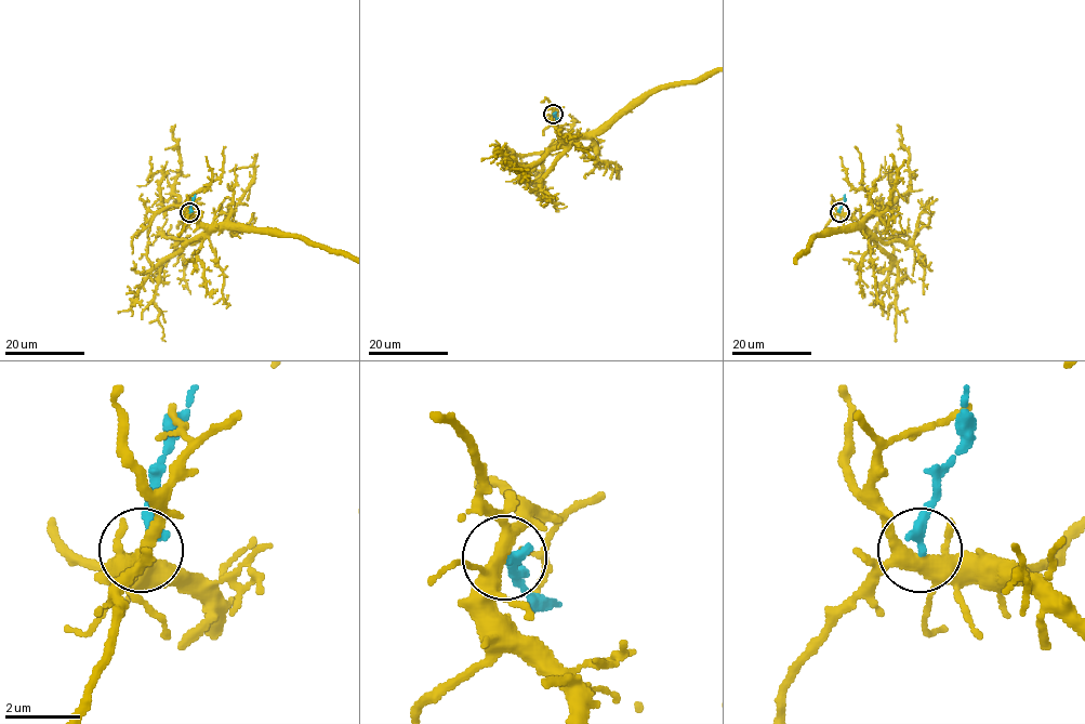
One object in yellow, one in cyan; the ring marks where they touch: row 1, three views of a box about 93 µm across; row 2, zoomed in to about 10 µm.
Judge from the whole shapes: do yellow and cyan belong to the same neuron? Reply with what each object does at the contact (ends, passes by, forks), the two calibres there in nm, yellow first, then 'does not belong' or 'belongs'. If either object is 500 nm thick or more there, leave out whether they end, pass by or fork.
yellow forks there; cyan ends there; 360 nm thick on the yellow side, 320 nm on the other; does not belong

